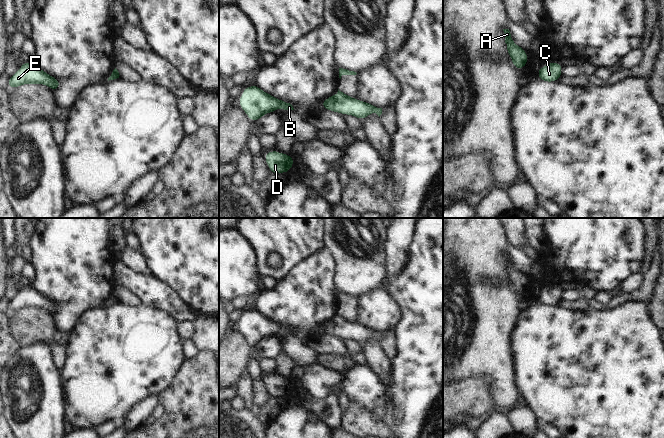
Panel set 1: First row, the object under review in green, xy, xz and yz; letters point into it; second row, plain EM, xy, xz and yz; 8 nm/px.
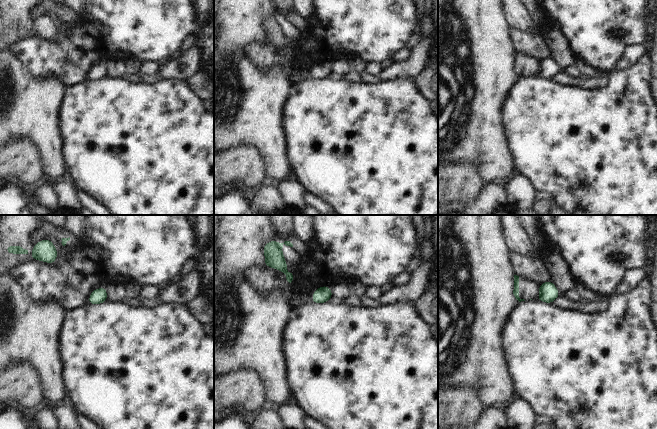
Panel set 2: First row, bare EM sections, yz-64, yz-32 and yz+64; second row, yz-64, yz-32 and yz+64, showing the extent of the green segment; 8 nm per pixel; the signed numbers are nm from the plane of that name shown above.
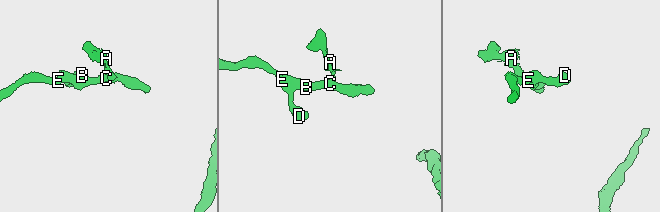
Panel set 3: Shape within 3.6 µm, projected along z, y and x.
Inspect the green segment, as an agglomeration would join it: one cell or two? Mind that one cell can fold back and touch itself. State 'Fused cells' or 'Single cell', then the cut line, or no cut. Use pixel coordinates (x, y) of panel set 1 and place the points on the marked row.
Fused cells. Split along yz (540, 69), (538, 75).

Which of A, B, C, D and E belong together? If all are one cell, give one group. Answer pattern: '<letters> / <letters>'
A / B C D E

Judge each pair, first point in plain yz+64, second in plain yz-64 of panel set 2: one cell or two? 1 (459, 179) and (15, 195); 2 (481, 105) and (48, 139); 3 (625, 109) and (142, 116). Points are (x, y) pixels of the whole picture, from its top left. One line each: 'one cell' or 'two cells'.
1: two cells
2: one cell
3: one cell

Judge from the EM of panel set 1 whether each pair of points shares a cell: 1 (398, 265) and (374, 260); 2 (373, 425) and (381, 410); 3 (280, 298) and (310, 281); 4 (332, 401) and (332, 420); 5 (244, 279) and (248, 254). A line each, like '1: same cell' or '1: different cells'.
1: different cells
2: different cells
3: same cell
4: same cell
5: same cell

